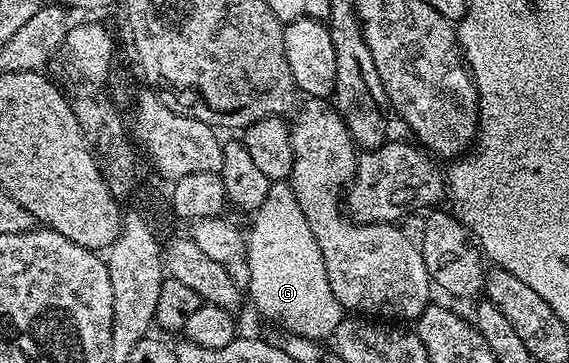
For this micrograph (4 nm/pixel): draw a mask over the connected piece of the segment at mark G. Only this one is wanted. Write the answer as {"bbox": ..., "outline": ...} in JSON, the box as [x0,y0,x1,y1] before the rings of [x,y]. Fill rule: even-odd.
{"bbox":[246,182,346,342],"outline":[[[272,182],[268,186],[268,197],[262,206],[257,208],[251,217],[252,229],[246,232],[246,271],[249,274],[249,282],[246,292],[252,295],[252,304],[272,324],[281,324],[283,330],[290,336],[301,336],[307,340],[324,342],[333,335],[340,321],[346,316],[346,310],[334,298],[334,294],[328,289],[327,283],[322,282],[322,265],[319,255],[309,250],[310,240],[303,231],[284,232],[284,200],[292,200],[292,186],[288,182]]]}

